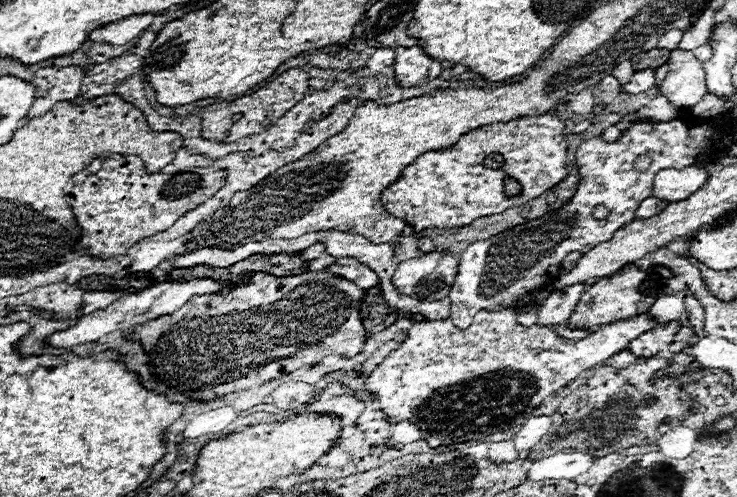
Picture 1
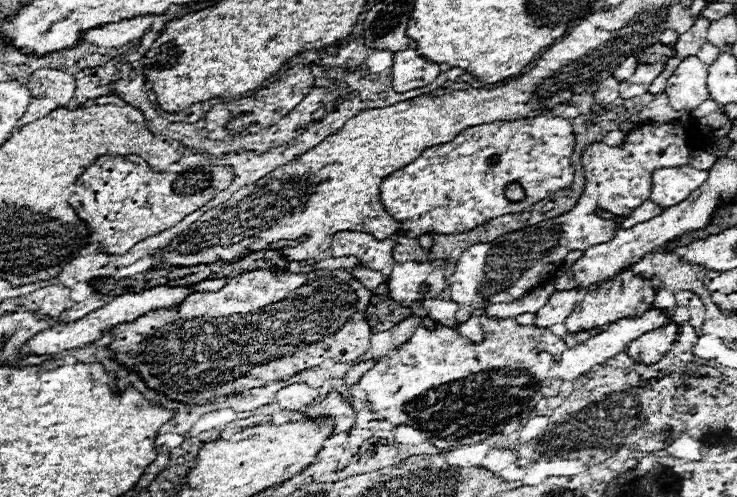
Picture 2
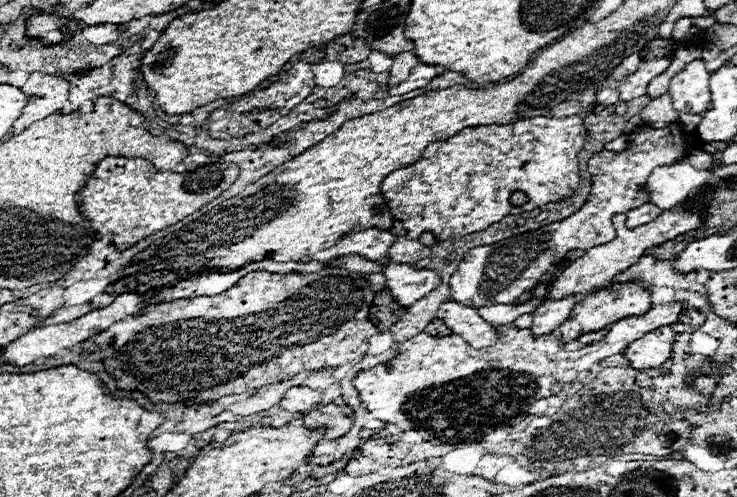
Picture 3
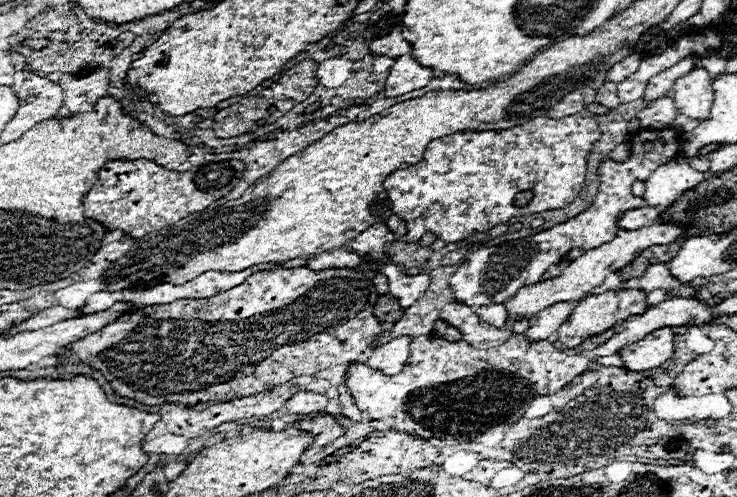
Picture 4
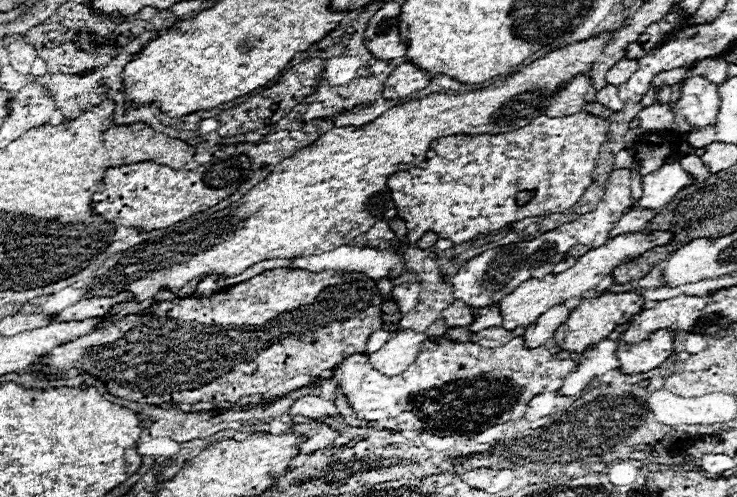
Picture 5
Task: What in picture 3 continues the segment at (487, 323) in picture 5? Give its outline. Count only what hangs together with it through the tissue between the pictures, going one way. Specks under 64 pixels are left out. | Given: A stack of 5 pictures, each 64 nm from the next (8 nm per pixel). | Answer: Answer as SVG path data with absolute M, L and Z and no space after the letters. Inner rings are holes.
M538 284L536 286L536 296L532 302L528 304L520 304L520 306L510 306L510 304L494 304L494 306L482 306L478 308L476 312L492 326L504 326L504 324L510 324L516 316L524 314L524 312L534 312L540 302L542 302L542 296L546 294L546 286L544 284Z

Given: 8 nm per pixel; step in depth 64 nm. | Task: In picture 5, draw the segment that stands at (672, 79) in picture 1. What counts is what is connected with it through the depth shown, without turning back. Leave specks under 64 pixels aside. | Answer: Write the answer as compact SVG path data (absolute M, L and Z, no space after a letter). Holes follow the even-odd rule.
M702 76L686 80L682 88L682 98L678 100L678 112L692 124L692 128L706 128L716 124L716 114L720 108L720 94L716 84Z

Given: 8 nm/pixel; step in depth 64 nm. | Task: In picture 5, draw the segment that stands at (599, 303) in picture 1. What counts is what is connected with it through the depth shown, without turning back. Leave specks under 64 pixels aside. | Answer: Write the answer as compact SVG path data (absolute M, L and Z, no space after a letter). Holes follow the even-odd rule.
M634 292L602 294L602 296L594 296L594 298L584 298L582 304L570 312L568 320L554 332L556 346L566 352L582 354L590 344L598 344L604 338L608 338L616 326L630 322L632 316L642 310L642 302L644 302L642 296L638 296Z

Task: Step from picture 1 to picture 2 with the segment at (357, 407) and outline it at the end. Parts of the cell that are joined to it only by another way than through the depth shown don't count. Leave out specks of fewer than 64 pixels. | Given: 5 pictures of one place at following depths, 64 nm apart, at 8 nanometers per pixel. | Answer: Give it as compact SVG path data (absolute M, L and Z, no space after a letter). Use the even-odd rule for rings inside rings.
M330 392L324 400L318 400L304 416L306 418L320 418L320 416L334 418L336 424L334 424L332 436L340 432L348 432L356 420L356 412L352 410L350 402L346 402L346 398L342 398L338 392Z

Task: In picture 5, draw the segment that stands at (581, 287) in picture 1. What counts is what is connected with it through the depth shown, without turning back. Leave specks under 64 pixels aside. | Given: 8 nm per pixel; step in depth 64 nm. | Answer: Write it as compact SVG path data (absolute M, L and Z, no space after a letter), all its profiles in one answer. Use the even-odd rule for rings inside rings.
M558 304L556 308L550 308L542 316L538 316L536 322L532 322L532 324L526 326L526 332L524 332L524 344L526 344L526 348L538 348L538 346L546 344L554 336L556 328L568 316L570 316L570 310L564 304Z

